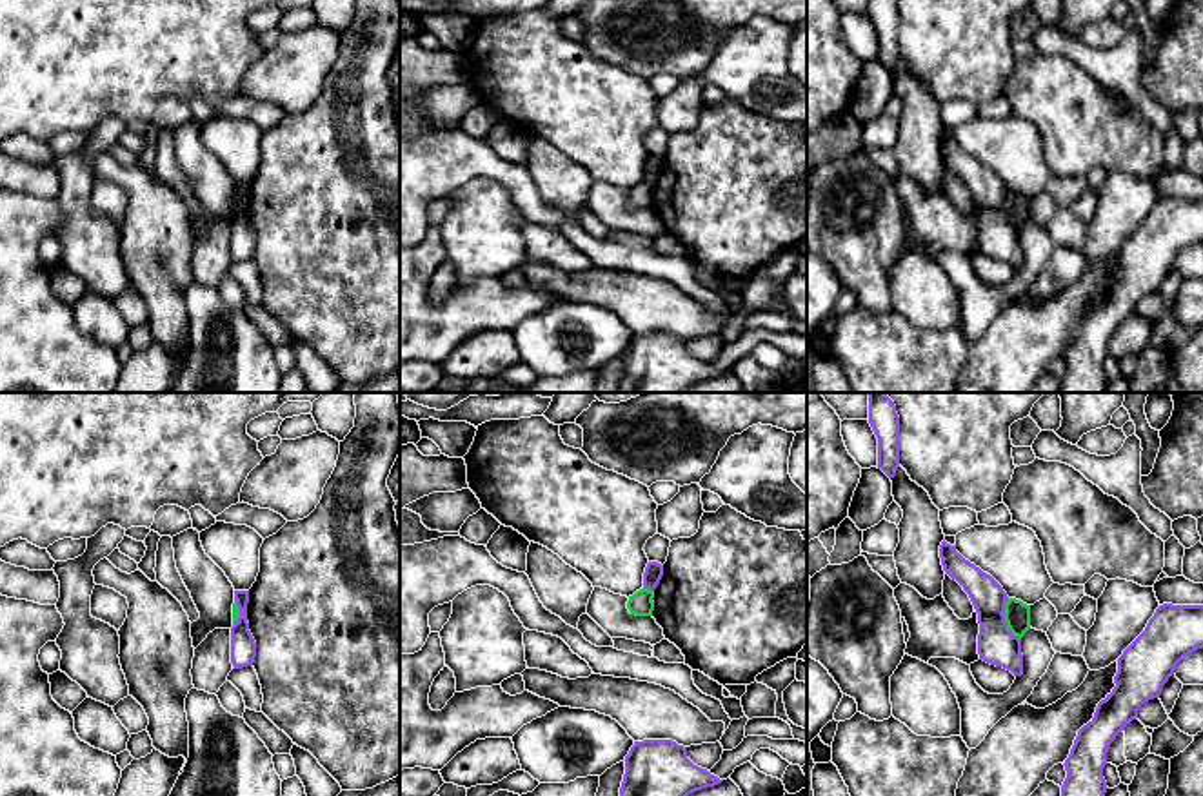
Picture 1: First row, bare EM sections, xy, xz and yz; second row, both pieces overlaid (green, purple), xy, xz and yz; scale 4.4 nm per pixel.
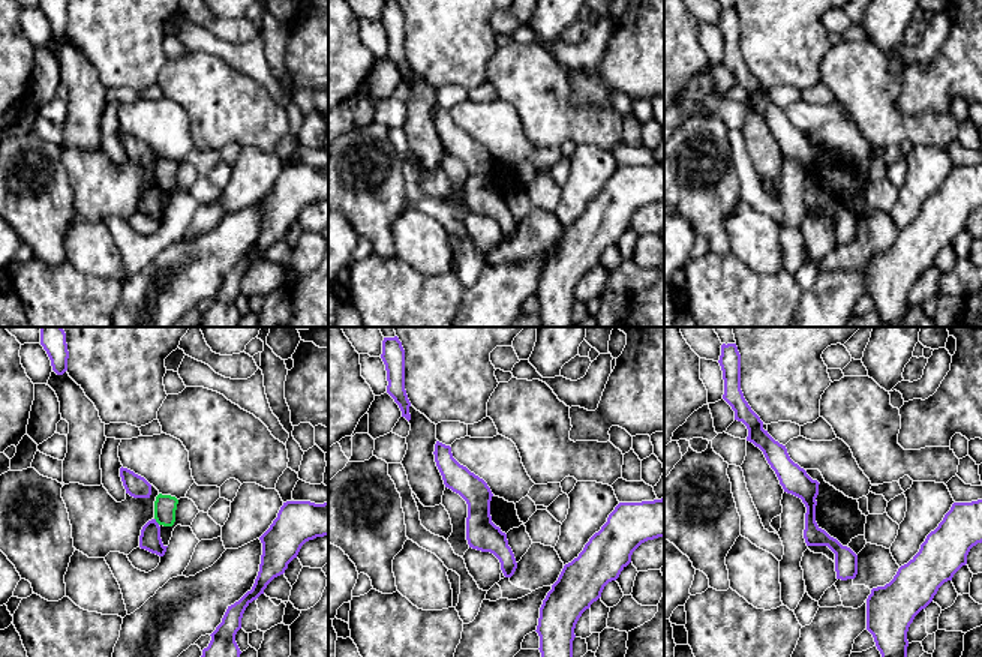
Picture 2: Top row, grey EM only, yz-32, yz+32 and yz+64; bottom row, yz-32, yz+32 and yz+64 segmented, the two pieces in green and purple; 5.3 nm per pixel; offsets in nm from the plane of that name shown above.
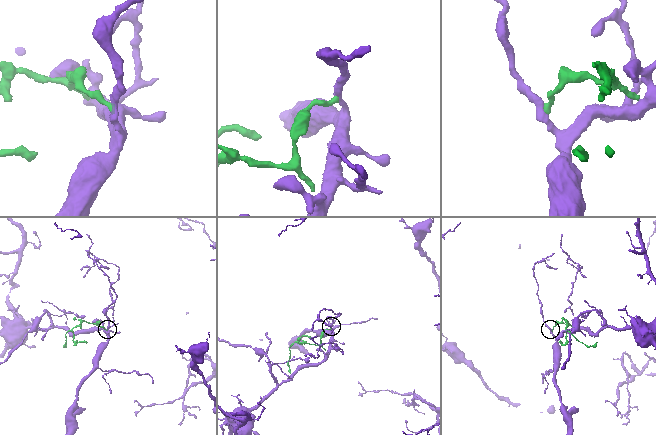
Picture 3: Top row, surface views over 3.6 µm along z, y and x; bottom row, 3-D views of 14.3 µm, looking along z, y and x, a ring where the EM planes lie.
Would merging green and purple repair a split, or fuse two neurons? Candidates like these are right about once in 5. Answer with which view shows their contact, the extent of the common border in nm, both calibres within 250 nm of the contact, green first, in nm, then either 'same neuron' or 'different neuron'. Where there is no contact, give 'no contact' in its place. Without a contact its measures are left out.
yz | 190 nm | 110/170 nm | different neuron

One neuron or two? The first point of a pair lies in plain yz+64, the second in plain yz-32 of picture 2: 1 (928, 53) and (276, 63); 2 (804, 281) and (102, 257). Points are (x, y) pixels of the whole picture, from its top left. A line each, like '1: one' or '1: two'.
1: two
2: two

